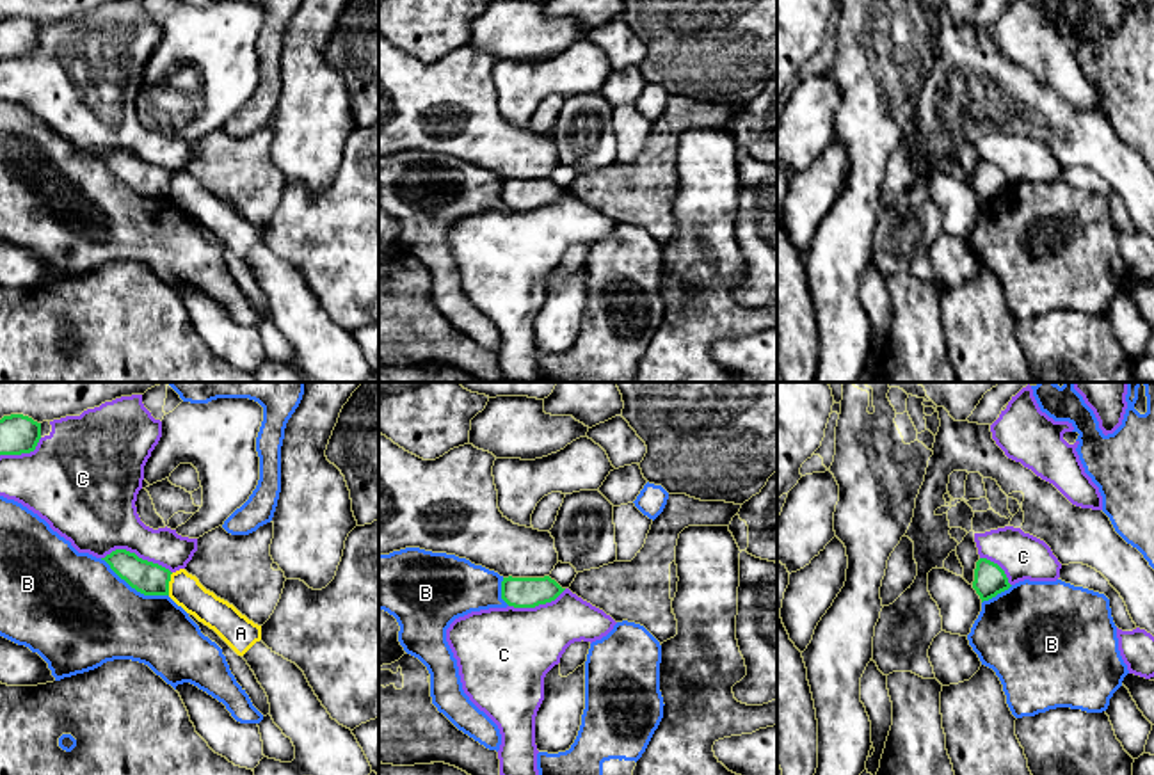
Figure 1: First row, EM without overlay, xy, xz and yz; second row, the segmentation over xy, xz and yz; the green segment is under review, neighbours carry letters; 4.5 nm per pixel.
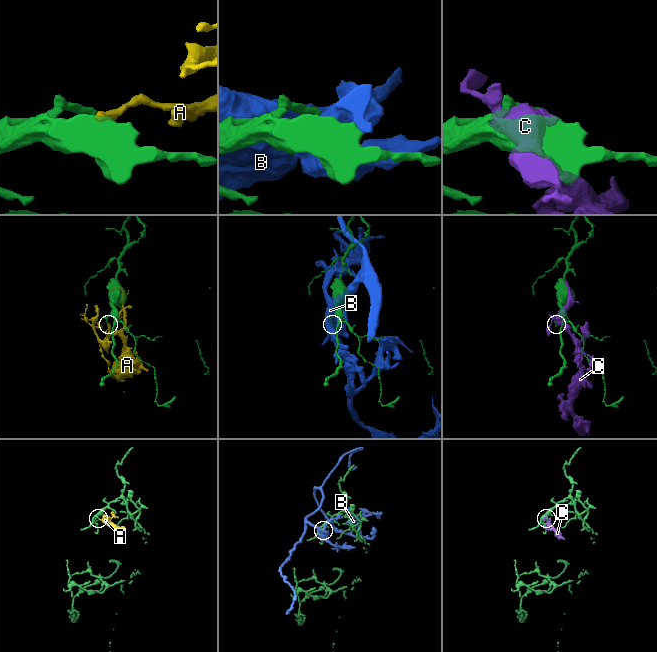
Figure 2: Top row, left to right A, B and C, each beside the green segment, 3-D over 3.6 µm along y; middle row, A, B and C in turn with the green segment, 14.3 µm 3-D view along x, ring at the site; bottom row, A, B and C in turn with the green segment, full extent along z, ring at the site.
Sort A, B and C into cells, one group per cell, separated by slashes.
A / B / C

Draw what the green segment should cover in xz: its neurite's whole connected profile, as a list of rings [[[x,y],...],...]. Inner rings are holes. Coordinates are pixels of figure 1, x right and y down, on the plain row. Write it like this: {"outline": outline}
{"outline": [[[549,178],[544,180],[503,180],[501,201],[514,210],[535,210],[555,203],[565,190],[562,190]]]}

